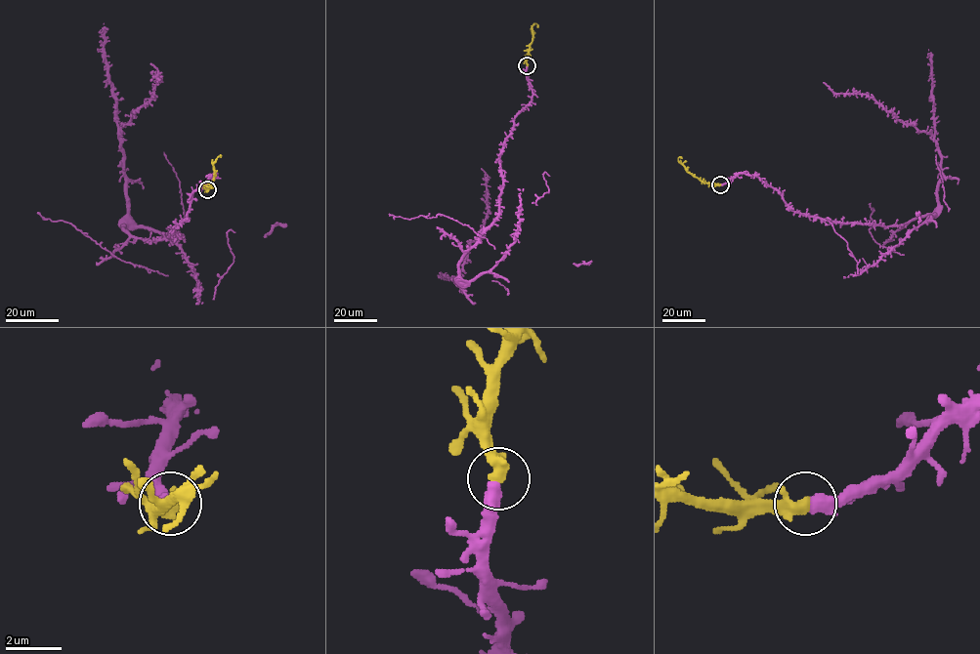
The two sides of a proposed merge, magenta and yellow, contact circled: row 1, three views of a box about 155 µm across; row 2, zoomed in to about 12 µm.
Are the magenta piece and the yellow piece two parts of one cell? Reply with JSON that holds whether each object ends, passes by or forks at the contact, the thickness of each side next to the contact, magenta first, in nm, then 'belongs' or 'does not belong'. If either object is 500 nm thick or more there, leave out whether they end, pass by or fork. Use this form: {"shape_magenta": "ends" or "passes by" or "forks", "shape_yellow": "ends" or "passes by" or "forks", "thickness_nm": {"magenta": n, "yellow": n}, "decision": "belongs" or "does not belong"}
{"thickness_nm": {"magenta": 500, "yellow": 500}, "decision": "belongs"}

